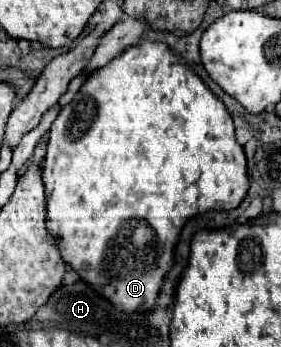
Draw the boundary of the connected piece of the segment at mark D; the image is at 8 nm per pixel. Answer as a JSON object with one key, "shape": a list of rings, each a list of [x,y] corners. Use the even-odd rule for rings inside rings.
{"shape":[[[141,40],[139,44],[121,52],[107,66],[99,68],[99,72],[91,72],[85,84],[81,86],[81,90],[77,92],[77,96],[73,98],[73,102],[67,104],[59,112],[59,116],[55,118],[49,130],[47,156],[43,164],[43,184],[45,184],[45,198],[47,198],[45,224],[47,224],[47,232],[55,240],[59,240],[55,242],[59,248],[59,254],[79,274],[83,282],[87,282],[99,296],[107,298],[117,310],[123,310],[127,314],[153,310],[157,296],[163,288],[163,280],[173,268],[173,252],[185,222],[209,210],[233,210],[243,202],[249,190],[245,152],[235,140],[233,120],[225,104],[219,98],[215,98],[215,94],[205,86],[205,82],[197,74],[191,72],[191,68],[183,68],[183,64],[179,64],[179,58],[165,44],[147,42],[147,40]]]}

